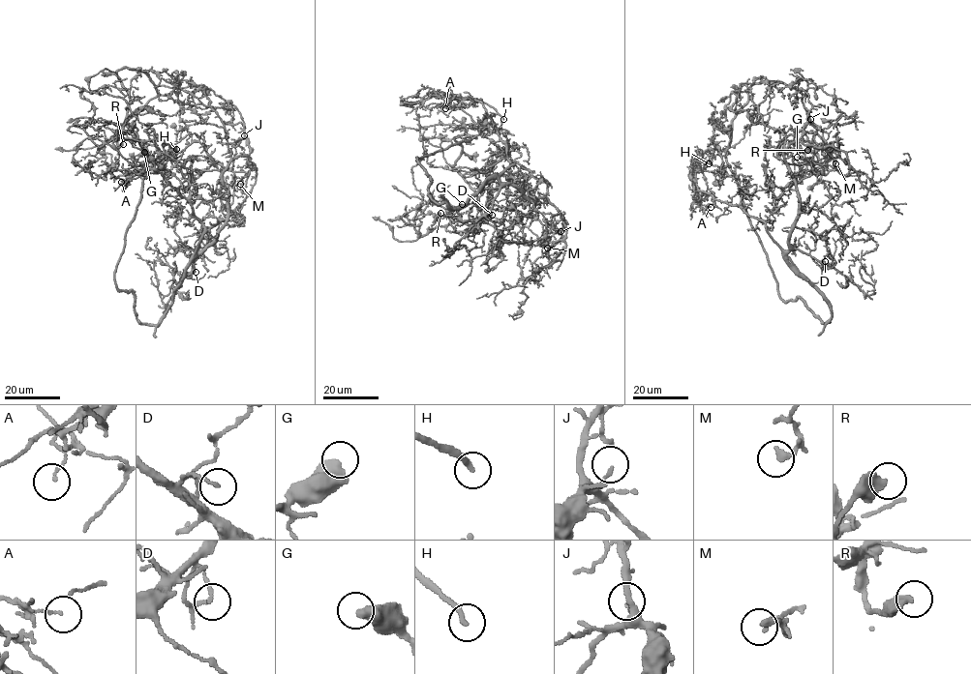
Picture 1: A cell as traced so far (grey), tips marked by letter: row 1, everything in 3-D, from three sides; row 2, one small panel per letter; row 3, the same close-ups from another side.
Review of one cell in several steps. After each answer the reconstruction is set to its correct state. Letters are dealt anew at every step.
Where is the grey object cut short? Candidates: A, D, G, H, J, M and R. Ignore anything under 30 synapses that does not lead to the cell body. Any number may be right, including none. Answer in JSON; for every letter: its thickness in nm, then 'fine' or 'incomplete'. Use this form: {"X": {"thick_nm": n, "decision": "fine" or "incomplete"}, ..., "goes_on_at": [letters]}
{"A": {"thick_nm": 100, "decision": "fine"}, "D": {"thick_nm": 110, "decision": "fine"}, "G": {"thick_nm": 600, "decision": "fine"}, "H": {"thick_nm": 240, "decision": "fine"}, "J": {"thick_nm": 100, "decision": "fine"}, "M": {"thick_nm": 260, "decision": "fine"}, "R": {"thick_nm": 480, "decision": "fine"}, "goes_on_at": []}

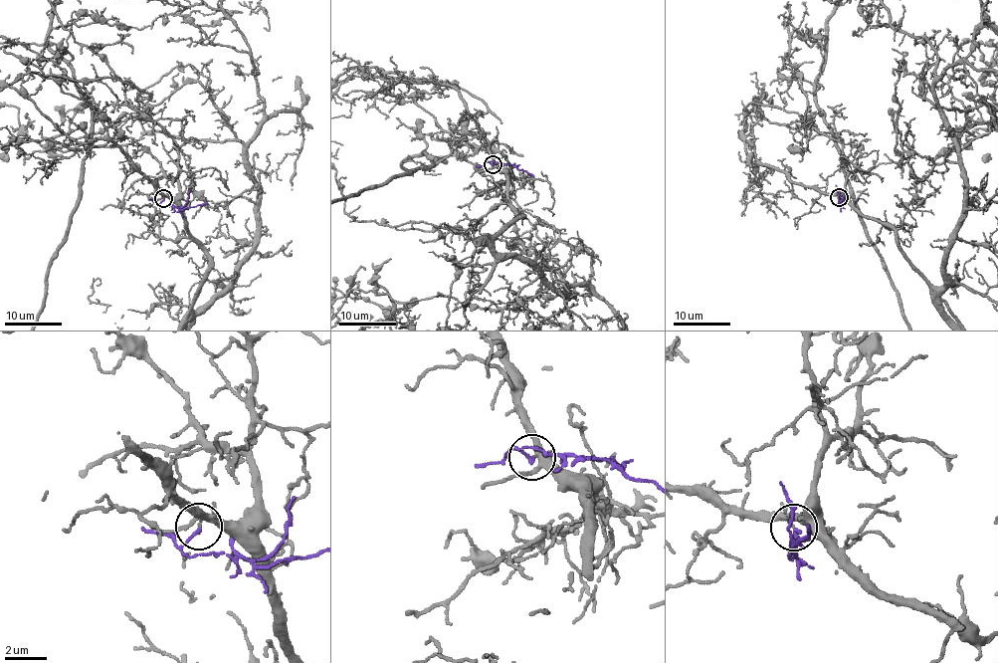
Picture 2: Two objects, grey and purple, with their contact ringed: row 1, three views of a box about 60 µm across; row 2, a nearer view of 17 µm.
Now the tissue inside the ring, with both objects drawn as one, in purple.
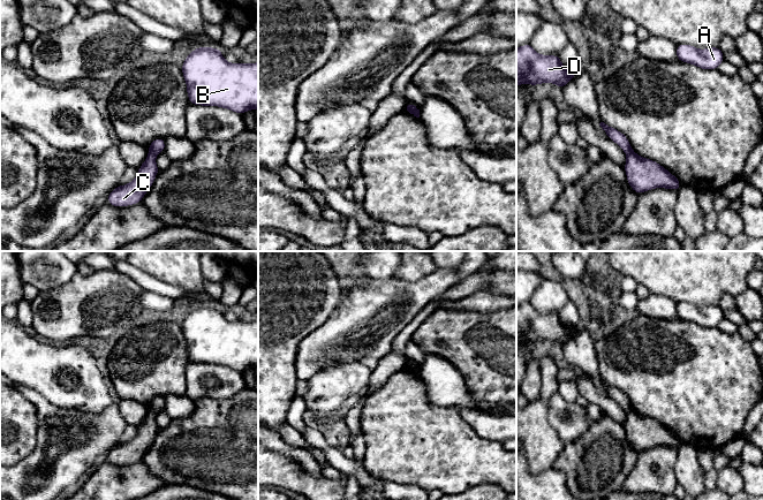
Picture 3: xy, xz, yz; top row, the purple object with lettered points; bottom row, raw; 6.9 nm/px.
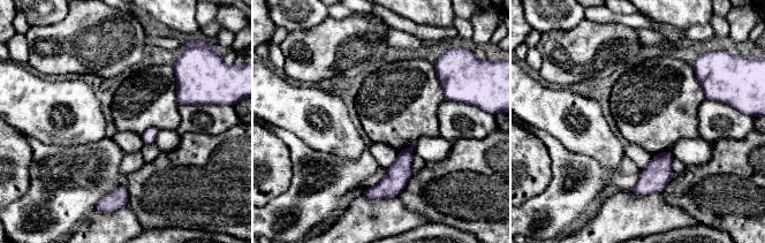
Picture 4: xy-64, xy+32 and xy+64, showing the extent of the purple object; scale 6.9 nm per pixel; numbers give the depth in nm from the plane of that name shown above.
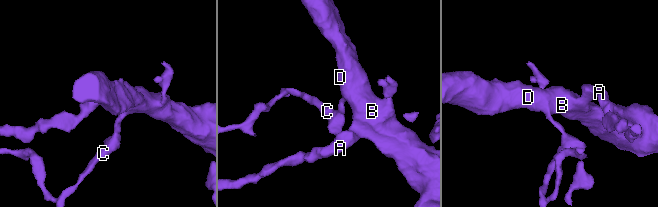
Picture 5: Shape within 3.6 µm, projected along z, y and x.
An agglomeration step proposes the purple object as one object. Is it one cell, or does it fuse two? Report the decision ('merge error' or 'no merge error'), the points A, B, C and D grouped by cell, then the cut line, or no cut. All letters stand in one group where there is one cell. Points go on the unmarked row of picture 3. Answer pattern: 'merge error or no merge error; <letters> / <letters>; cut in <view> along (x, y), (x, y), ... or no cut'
merge error; A B D / C; cut in xy along (149, 409), (156, 413)

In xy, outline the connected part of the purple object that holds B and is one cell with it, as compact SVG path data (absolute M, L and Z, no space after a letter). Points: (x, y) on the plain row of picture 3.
M197 305L181 326L190 362L218 364L241 373L258 368L258 320L229 321L219 306Z

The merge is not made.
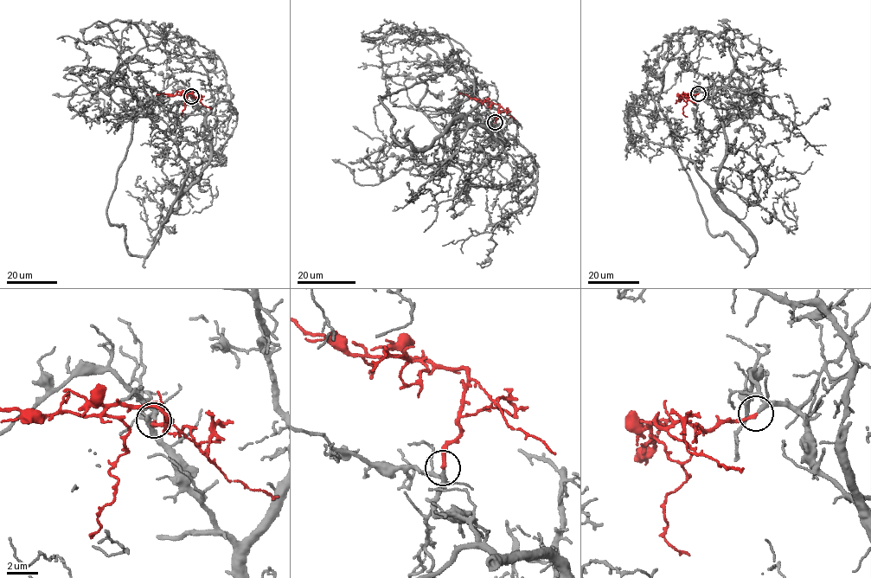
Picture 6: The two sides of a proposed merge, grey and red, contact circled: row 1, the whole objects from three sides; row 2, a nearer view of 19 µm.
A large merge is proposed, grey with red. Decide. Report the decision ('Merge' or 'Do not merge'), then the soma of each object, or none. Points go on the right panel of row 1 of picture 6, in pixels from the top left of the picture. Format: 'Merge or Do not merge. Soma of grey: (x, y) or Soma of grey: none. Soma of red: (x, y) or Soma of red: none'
Merge. Soma of grey: none. Soma of red: none

